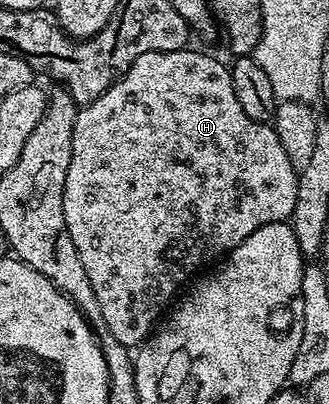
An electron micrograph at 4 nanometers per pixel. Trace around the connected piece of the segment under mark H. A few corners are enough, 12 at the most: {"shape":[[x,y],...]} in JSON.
{"shape":[[135,57],[78,110],[63,217],[104,330],[286,222],[226,64]]}

